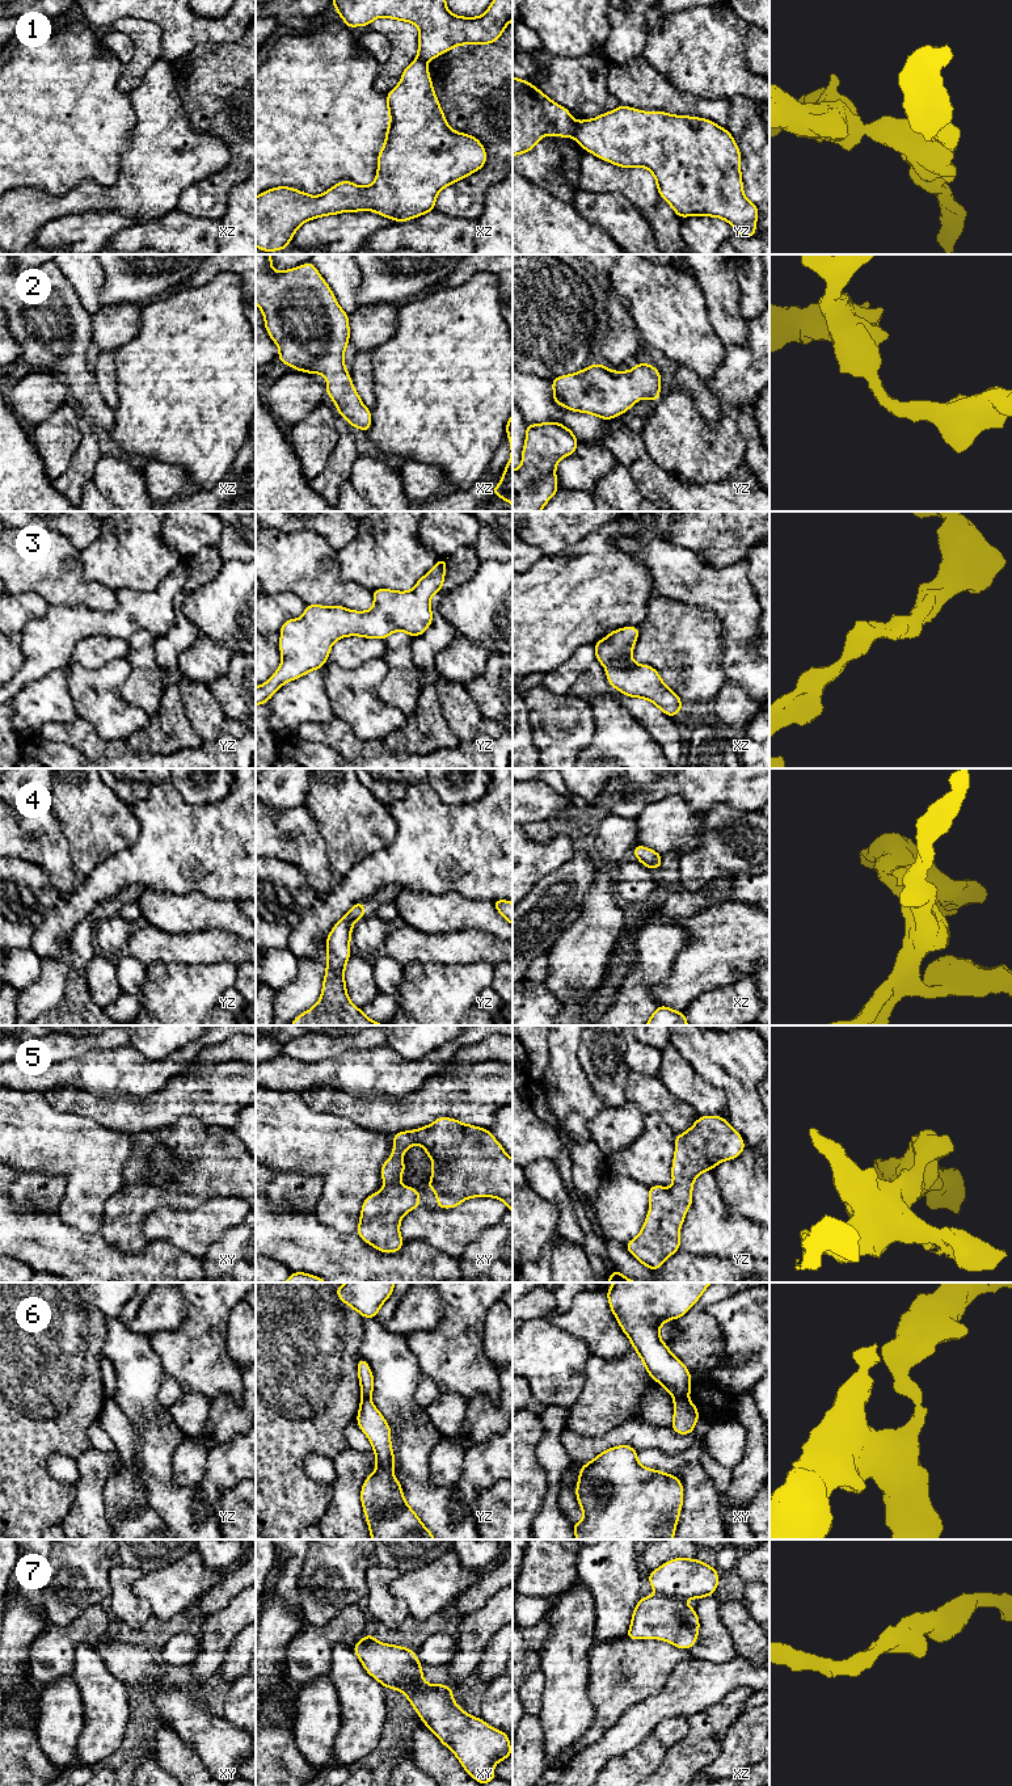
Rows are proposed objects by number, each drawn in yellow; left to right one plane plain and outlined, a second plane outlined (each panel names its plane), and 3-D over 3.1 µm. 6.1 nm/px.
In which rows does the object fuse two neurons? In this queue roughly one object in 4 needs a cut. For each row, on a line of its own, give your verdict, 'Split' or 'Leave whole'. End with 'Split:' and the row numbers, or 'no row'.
1: Split
2: Leave whole
3: Leave whole
4: Leave whole
5: Leave whole
6: Split
7: Leave whole
Split: 1, 6

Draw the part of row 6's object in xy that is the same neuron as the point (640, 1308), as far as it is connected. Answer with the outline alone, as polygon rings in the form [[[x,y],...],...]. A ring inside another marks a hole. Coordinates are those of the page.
[[[613,1282],[606,1292],[611,1311],[632,1347],[642,1360],[648,1374],[663,1386],[674,1399],[688,1398],[691,1373],[661,1340],[659,1328],[670,1319],[683,1317],[712,1282]]]

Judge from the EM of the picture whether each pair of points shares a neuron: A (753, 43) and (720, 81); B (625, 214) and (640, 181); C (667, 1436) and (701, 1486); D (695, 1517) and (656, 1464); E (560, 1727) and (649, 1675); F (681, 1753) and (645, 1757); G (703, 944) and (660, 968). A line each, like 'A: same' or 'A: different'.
A: different
B: different
C: different
D: same
E: different
F: different
G: different

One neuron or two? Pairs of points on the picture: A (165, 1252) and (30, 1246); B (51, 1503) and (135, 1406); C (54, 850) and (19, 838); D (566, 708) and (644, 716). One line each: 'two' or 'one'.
A: one
B: two
C: one
D: two

